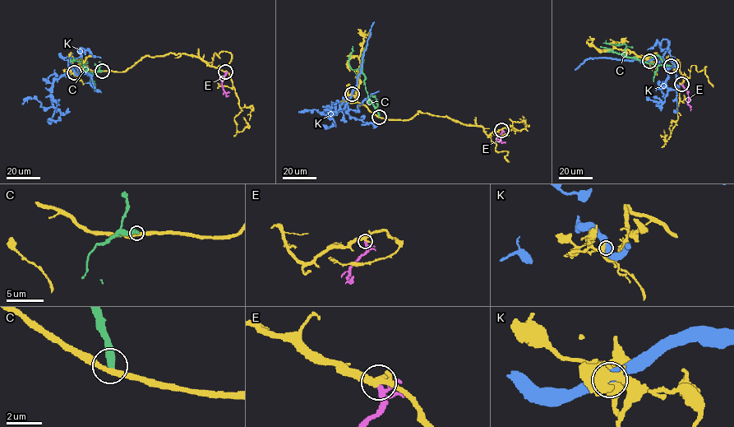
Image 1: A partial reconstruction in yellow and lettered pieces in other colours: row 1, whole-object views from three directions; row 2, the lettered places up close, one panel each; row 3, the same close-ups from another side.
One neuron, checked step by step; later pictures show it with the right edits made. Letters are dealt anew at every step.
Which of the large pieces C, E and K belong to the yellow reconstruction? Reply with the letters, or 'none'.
none

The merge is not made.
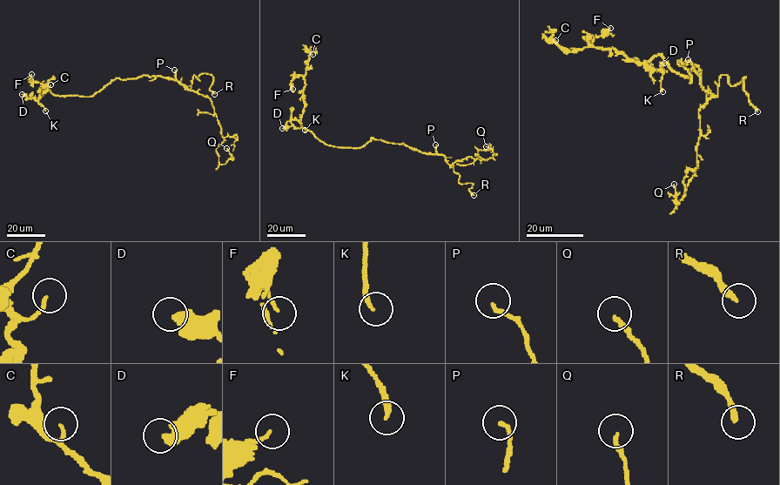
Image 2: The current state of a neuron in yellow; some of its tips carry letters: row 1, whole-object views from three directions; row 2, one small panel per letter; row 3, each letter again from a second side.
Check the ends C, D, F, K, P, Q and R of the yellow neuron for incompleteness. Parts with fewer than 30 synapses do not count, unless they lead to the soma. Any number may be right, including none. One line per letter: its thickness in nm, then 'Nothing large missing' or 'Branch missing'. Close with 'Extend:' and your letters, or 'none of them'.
C: Thickness 150 nm. Nothing large missing
D: Thickness 500 nm. Nothing large missing
F: Thickness 110 nm. Nothing large missing
K: Thickness 200 nm. Nothing large missing
P: Thickness 170 nm. Nothing large missing
Q: Thickness 160 nm. Nothing large missing
R: Thickness 280 nm. Branch missing
Extend: R

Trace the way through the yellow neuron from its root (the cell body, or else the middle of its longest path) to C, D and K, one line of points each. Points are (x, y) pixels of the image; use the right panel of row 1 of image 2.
C: (686, 63), (678, 63), (690, 83), (661, 56), (635, 62), (612, 48), (567, 51), (555, 40)
D: (686, 63), (678, 63), (690, 83), (661, 56), (646, 64), (650, 73), (664, 63)
K: (686, 63), (678, 63), (690, 83), (661, 56), (646, 63), (649, 73), (650, 68), (662, 72), (662, 91)

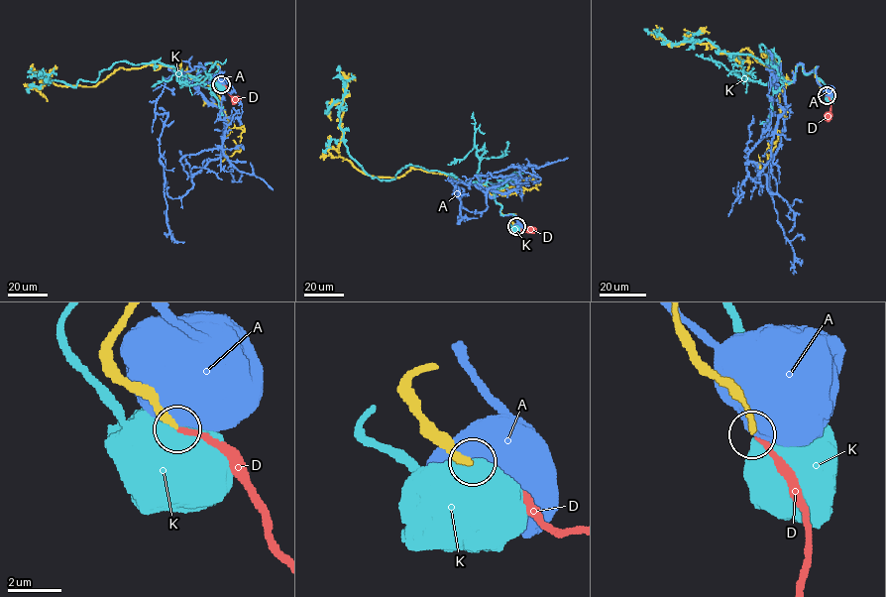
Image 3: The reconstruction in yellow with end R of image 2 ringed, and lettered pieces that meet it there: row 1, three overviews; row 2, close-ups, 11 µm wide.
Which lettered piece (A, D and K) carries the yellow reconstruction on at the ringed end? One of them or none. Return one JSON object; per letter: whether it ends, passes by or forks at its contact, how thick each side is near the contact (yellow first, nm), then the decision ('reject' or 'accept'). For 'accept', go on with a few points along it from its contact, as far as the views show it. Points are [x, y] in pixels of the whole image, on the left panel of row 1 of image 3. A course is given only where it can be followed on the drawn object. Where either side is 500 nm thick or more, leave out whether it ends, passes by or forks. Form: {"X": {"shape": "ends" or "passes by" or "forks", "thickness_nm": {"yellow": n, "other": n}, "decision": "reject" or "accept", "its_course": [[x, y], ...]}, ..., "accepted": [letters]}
{"A": {"thickness_nm": {"yellow": 420, "other": 1050}, "decision": "reject"}, "D": {"shape": "ends", "thickness_nm": {"yellow": 280, "other": 200}, "decision": "accept", "its_course": [[221, 84], [234, 99]]}, "K": {"thickness_nm": {"yellow": 280, "other": 900}, "decision": "reject"}, "accepted": ["D"]}

